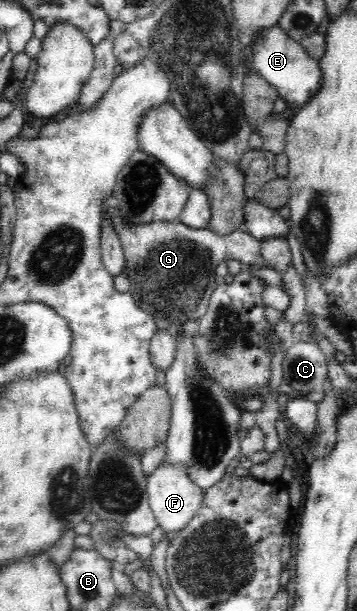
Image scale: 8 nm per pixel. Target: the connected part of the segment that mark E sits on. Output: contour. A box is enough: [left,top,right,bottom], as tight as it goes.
[253,25,323,125]

